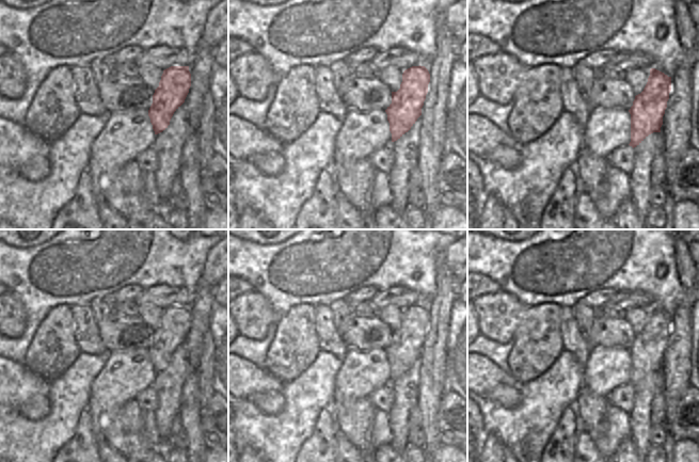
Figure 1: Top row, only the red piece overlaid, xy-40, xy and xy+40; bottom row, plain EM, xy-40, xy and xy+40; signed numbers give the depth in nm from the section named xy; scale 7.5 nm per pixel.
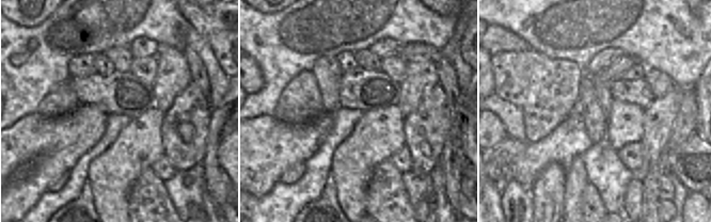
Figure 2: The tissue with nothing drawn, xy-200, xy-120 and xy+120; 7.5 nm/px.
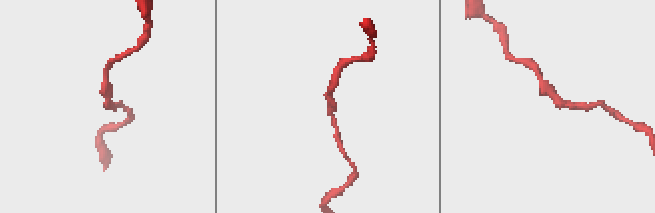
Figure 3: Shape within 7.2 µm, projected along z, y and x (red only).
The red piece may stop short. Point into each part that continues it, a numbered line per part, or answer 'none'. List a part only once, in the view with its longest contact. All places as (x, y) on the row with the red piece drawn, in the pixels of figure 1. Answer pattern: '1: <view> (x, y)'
none

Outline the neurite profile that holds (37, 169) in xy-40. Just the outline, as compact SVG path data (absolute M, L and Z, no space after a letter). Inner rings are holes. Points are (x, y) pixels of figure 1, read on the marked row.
M34 156L20 168L20 174L30 181L41 181L50 172L50 163L46 156Z

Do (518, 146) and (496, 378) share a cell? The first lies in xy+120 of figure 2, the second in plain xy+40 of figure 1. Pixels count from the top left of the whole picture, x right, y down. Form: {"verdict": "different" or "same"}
{"verdict": "different"}

